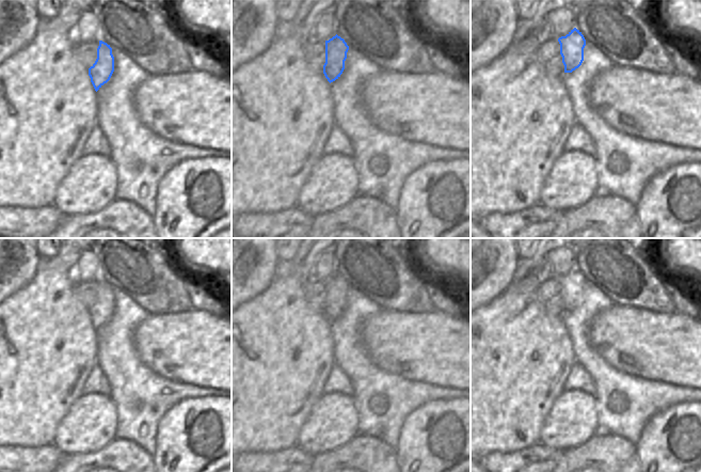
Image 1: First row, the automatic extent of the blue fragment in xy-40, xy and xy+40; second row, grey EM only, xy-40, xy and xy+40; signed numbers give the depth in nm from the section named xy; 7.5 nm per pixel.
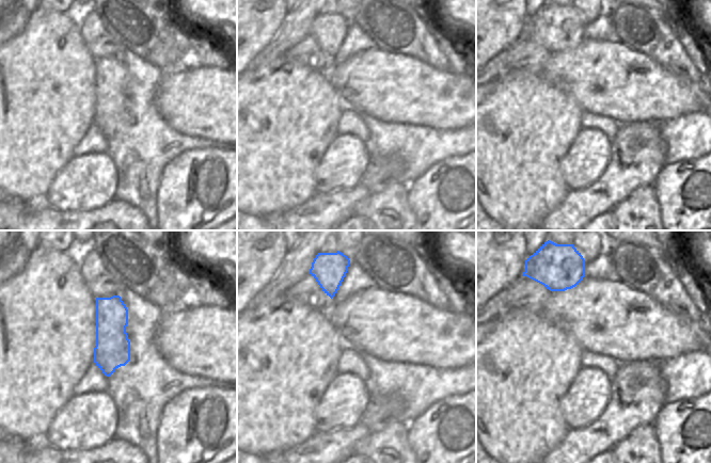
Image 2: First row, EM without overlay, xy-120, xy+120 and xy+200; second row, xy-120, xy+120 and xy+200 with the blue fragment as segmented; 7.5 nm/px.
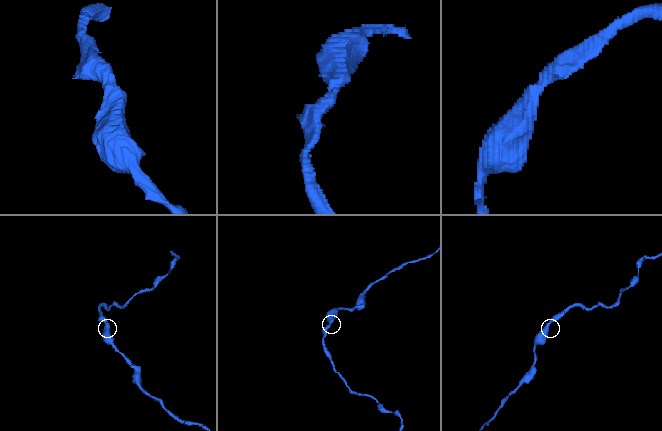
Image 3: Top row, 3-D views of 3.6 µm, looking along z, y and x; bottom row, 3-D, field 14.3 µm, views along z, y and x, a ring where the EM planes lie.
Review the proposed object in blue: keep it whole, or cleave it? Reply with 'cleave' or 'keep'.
keep

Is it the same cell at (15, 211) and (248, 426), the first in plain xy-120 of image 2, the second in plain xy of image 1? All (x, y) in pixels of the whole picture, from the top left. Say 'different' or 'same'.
different

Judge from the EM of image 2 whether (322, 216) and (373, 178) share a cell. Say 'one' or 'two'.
one

